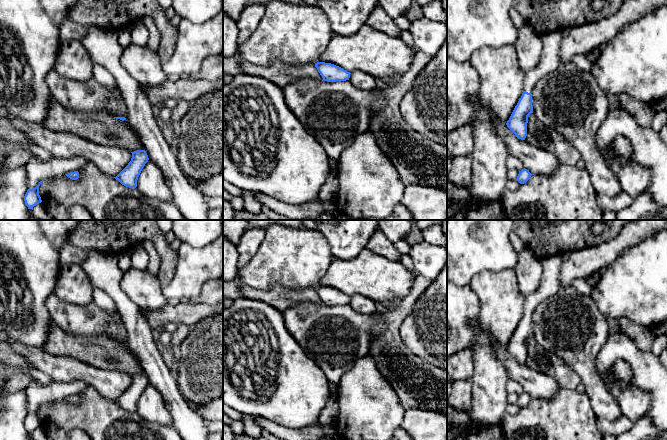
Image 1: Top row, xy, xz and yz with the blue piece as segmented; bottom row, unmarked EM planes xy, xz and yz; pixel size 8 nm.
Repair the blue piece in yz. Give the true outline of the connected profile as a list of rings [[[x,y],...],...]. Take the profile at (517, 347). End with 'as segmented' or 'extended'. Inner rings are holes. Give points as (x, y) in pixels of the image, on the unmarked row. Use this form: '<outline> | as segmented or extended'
[[[553,255],[541,258],[543,265],[543,275],[538,290],[525,297],[524,315],[517,329],[515,330],[507,351],[515,358],[518,363],[525,364],[527,360],[528,340],[533,337],[532,315],[540,302],[551,295],[559,292],[563,287],[559,282],[562,255]]] | extended

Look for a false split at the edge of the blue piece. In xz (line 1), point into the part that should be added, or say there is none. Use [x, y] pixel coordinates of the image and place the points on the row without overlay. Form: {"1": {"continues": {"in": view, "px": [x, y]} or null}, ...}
{"1": {"continues": null}}

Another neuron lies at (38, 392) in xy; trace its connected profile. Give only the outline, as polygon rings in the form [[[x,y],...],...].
[[[35,378],[26,388],[26,401],[28,413],[35,412],[40,405],[55,400],[66,399],[78,395],[87,388],[88,384],[75,380],[72,382],[47,383],[42,378]]]

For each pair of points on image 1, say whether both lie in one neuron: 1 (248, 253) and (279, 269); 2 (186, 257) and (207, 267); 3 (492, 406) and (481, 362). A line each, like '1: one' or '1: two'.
1: two
2: one
3: one

